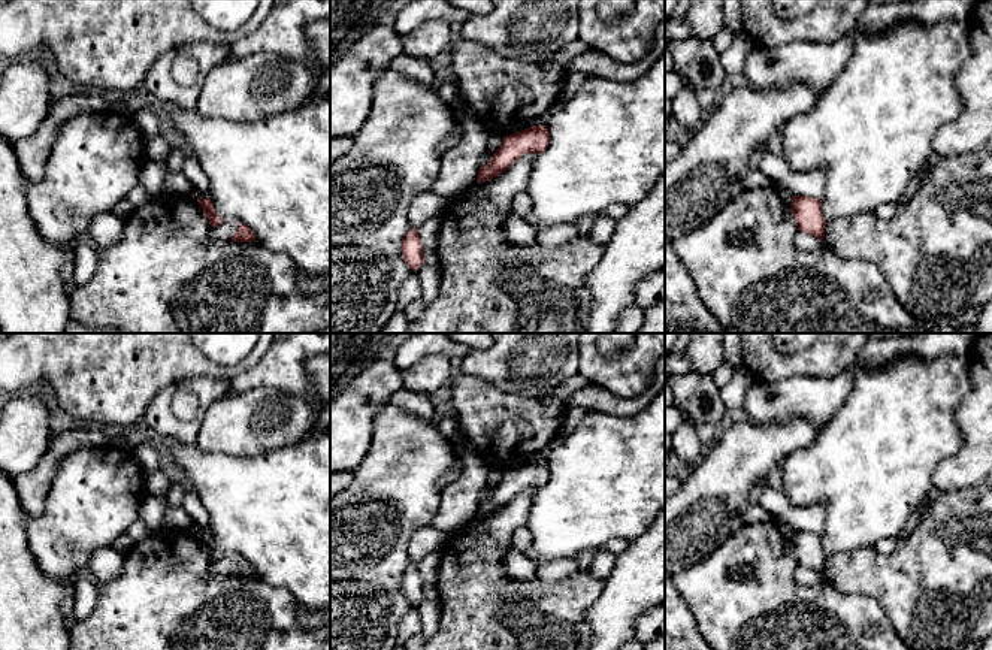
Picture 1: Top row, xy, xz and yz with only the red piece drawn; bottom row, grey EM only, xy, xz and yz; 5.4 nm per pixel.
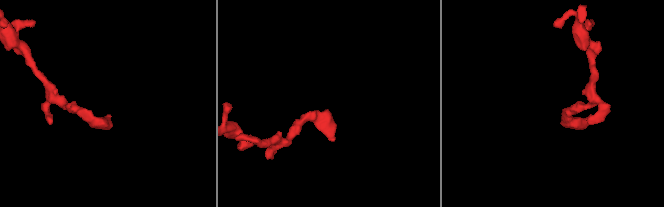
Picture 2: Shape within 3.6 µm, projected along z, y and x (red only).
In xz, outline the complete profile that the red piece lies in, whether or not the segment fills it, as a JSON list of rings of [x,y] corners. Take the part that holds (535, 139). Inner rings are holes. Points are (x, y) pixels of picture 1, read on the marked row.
[[[533,126],[503,137],[492,160],[478,169],[477,182],[486,182],[505,172],[514,161],[527,152],[541,154],[550,140],[547,126]]]

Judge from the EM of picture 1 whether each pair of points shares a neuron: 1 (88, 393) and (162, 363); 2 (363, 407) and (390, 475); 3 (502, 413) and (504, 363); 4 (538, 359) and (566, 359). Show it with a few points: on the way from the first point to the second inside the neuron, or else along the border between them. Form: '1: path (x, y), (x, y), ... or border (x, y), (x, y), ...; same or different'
1: path (106, 375), (118, 363), (144, 363); same
2: border (389, 401), (374, 419), (372, 443), (359, 463); different
3: border (469, 377), (481, 377), (508, 393), (537, 398); different
4: path (546, 359), (559, 359); same

